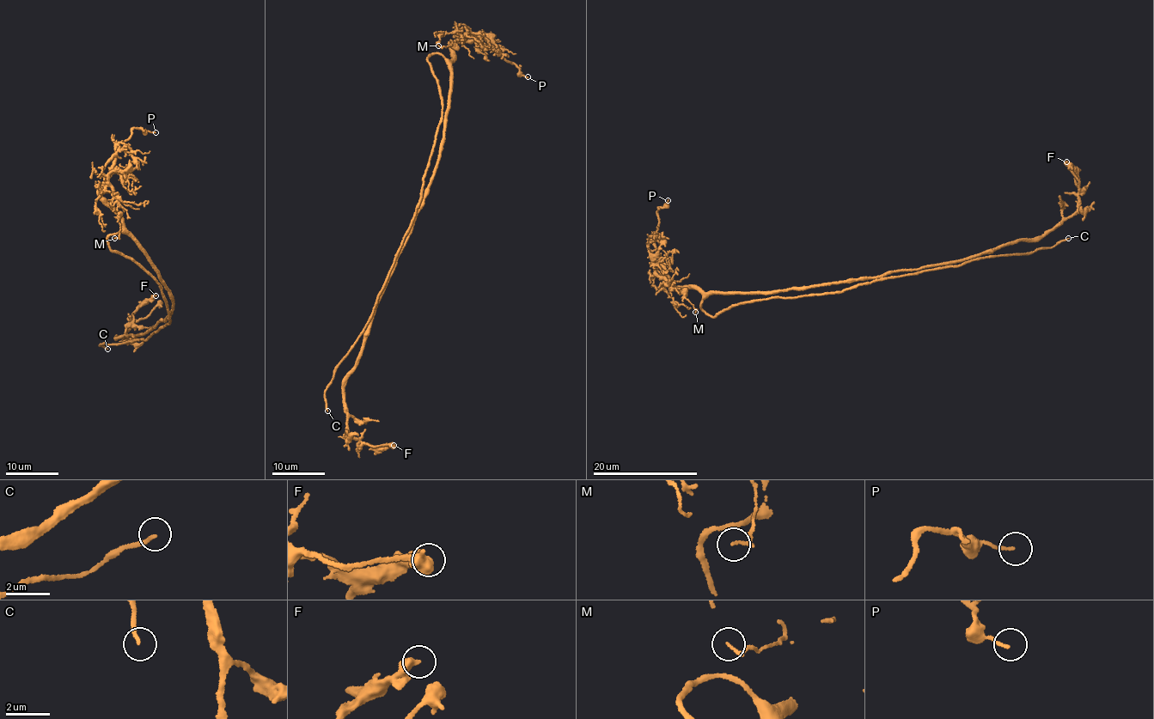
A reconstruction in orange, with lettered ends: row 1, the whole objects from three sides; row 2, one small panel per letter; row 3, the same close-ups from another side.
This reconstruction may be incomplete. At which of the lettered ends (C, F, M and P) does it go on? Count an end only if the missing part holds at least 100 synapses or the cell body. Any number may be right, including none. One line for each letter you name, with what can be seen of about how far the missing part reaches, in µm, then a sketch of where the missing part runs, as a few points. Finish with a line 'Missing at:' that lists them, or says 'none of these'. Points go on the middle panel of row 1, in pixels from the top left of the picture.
C: 35 µm
Missing at: C

